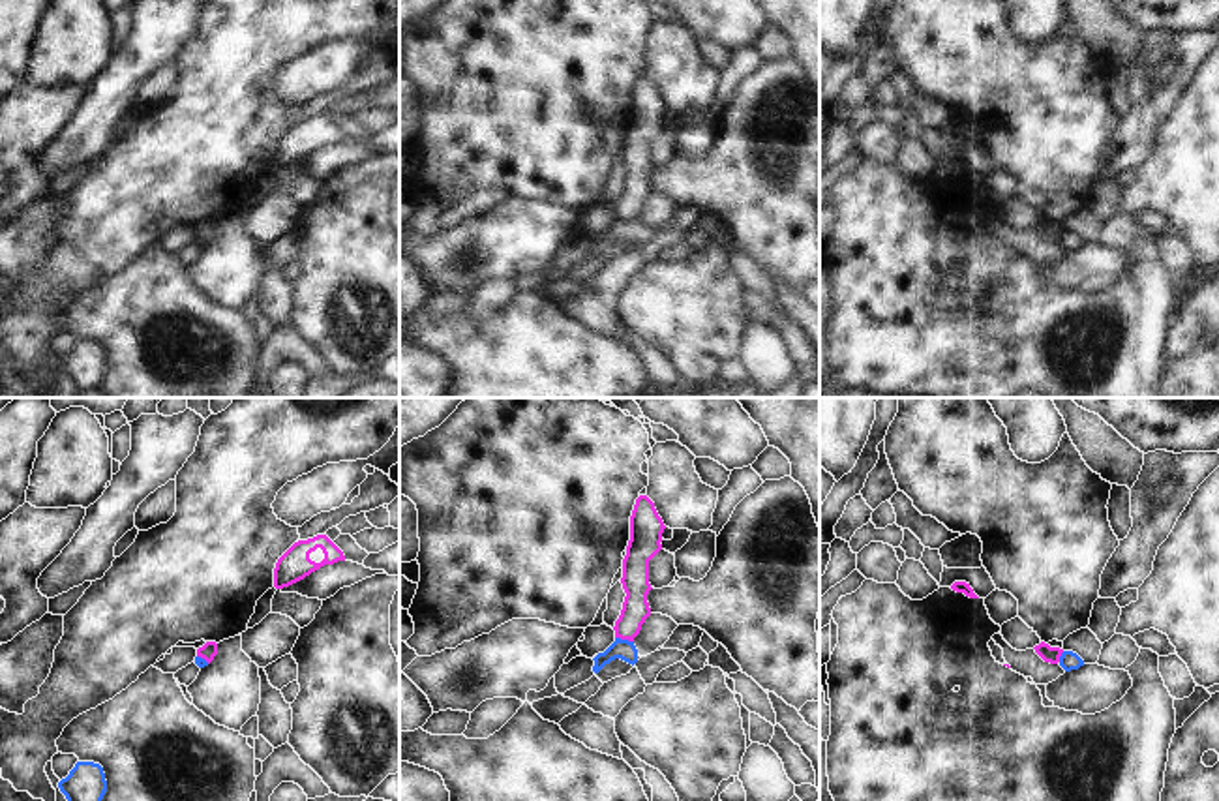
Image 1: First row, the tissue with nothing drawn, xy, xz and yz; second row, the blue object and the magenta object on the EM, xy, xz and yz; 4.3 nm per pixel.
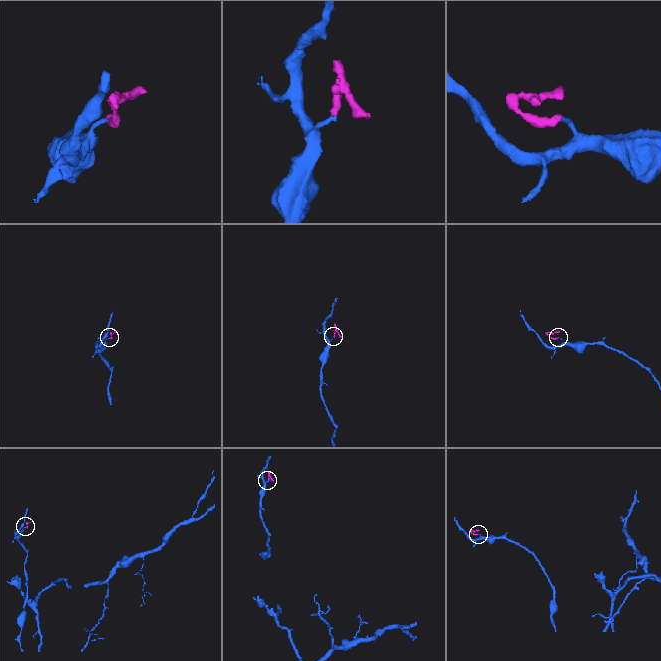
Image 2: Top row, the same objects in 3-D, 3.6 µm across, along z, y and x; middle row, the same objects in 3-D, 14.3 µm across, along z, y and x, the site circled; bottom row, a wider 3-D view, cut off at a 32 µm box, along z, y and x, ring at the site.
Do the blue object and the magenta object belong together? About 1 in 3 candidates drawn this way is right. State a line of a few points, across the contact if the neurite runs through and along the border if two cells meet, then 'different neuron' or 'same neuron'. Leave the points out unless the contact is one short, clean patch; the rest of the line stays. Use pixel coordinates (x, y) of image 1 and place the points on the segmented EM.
line xz (616, 636), (632, 642); different neuron

